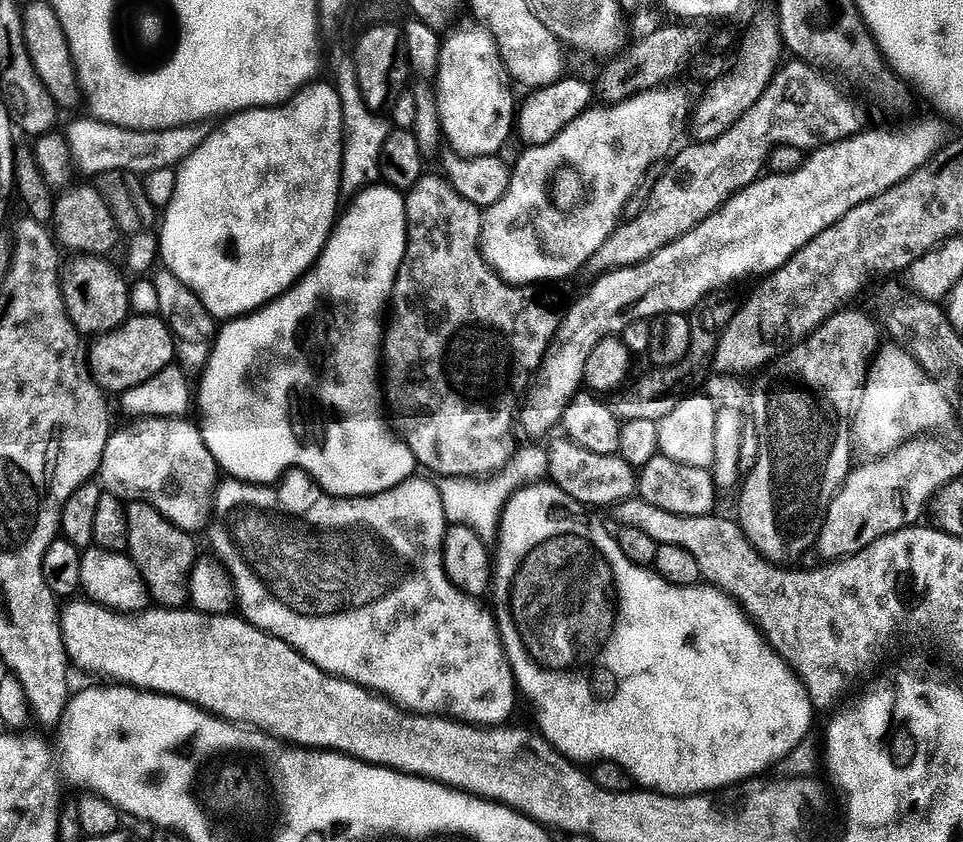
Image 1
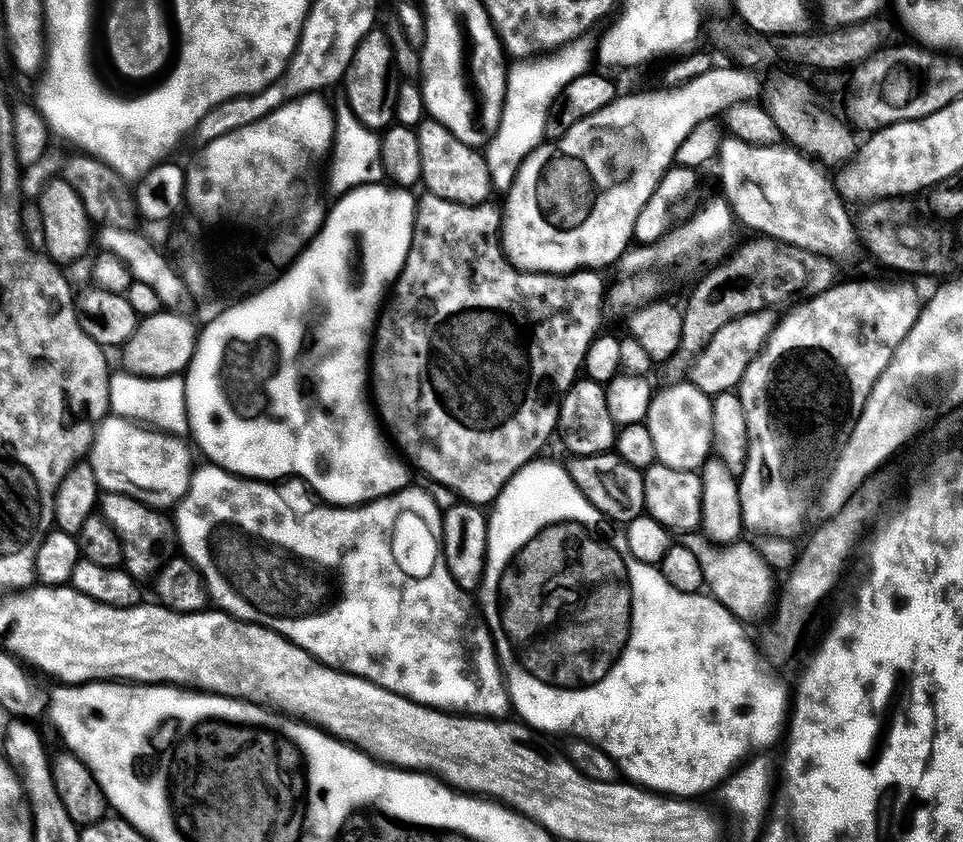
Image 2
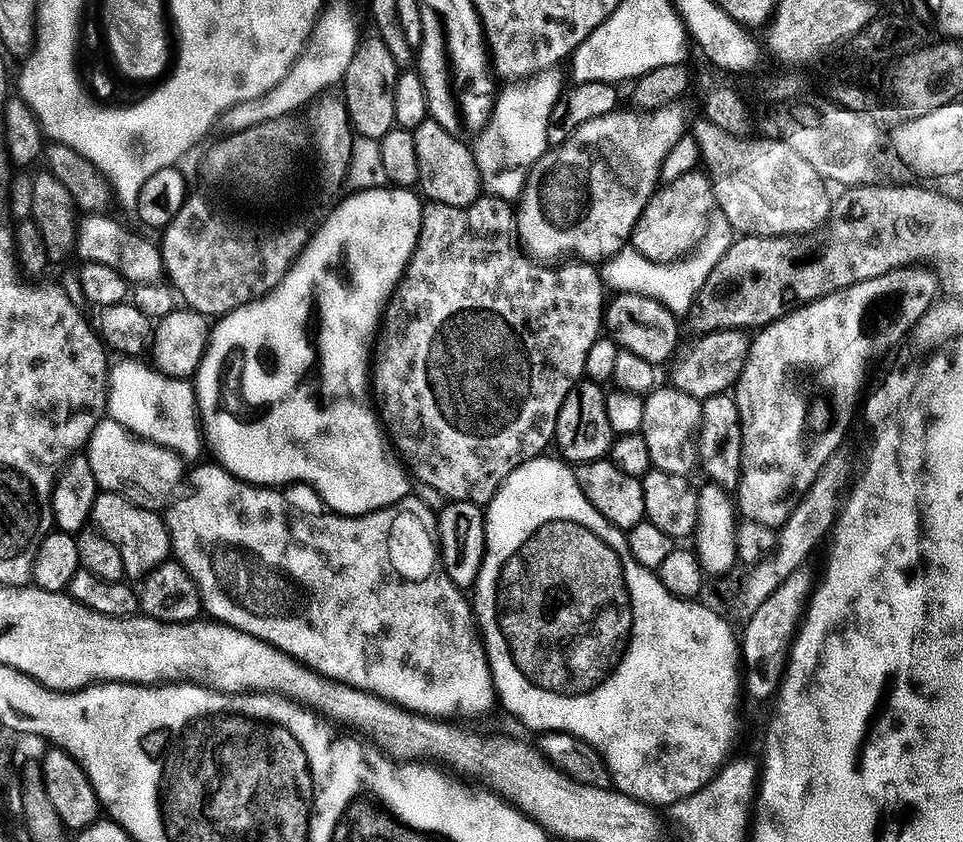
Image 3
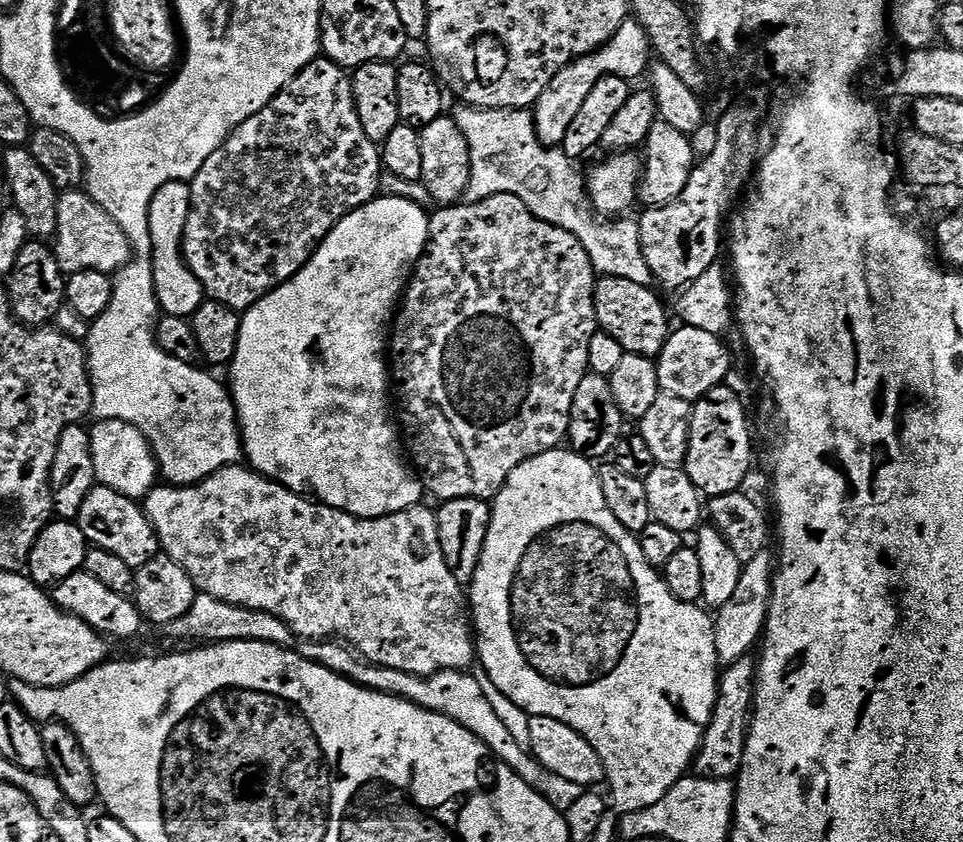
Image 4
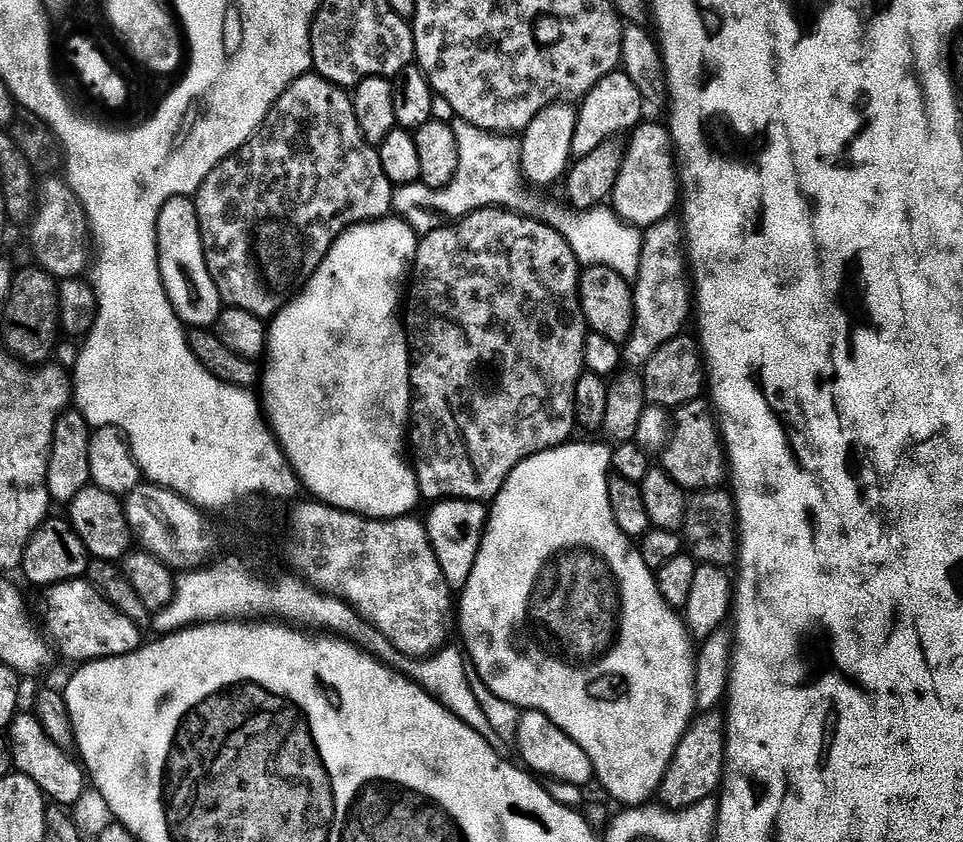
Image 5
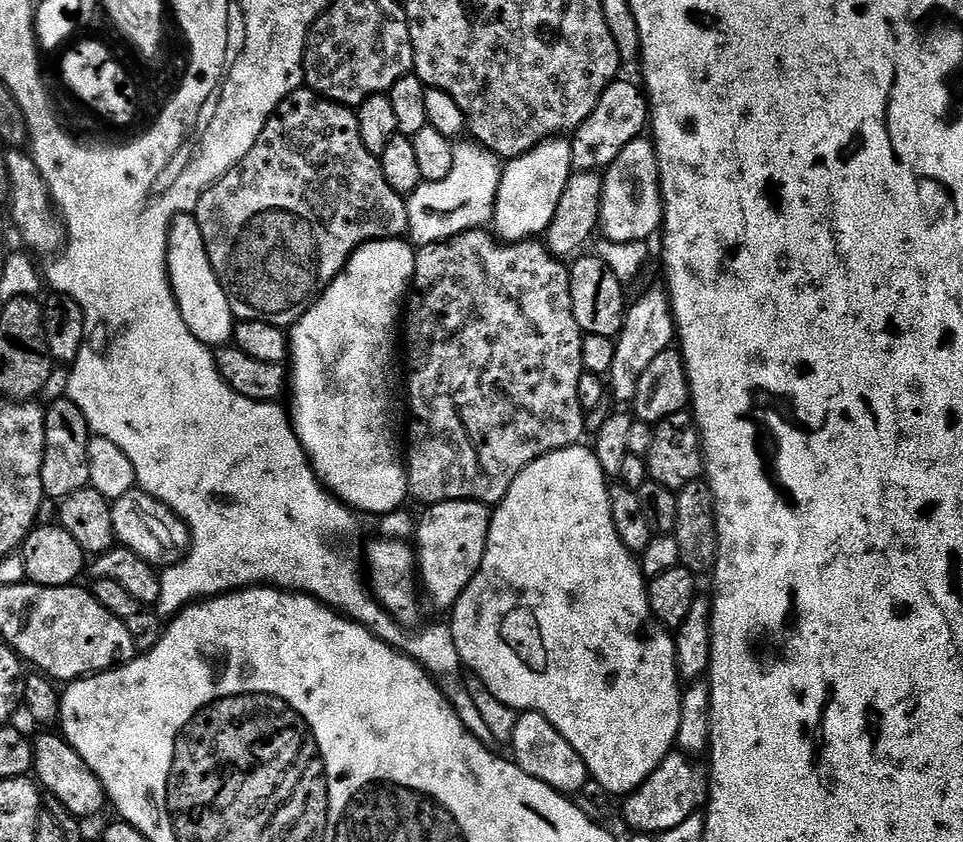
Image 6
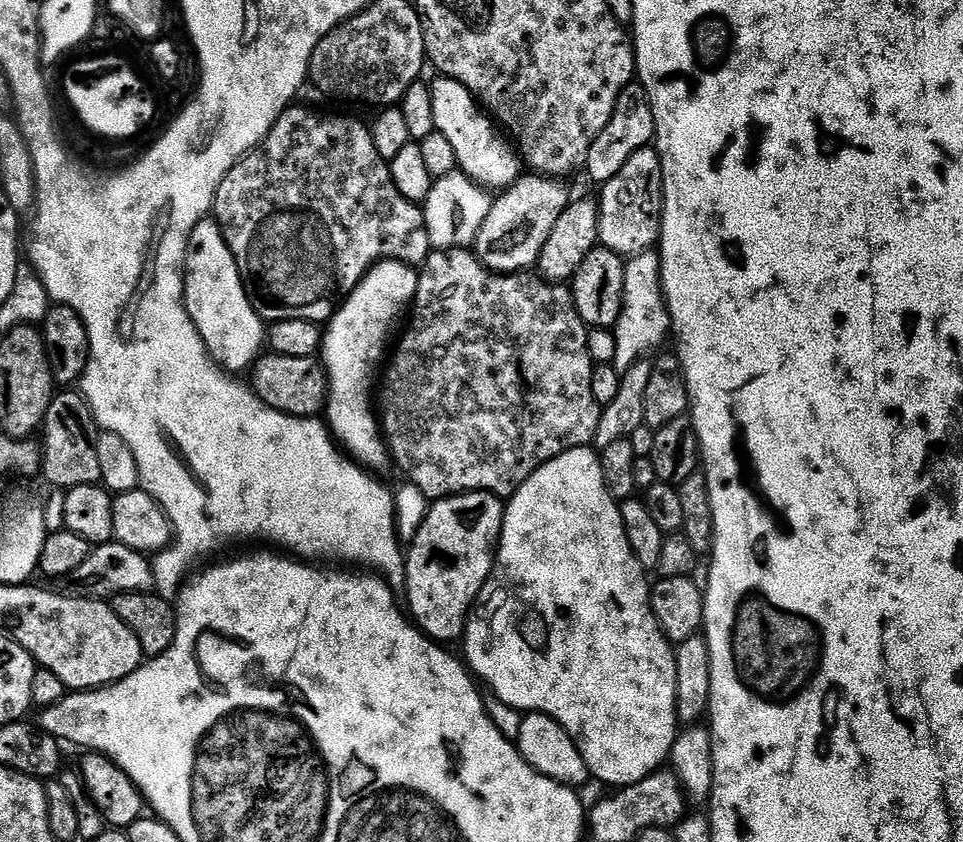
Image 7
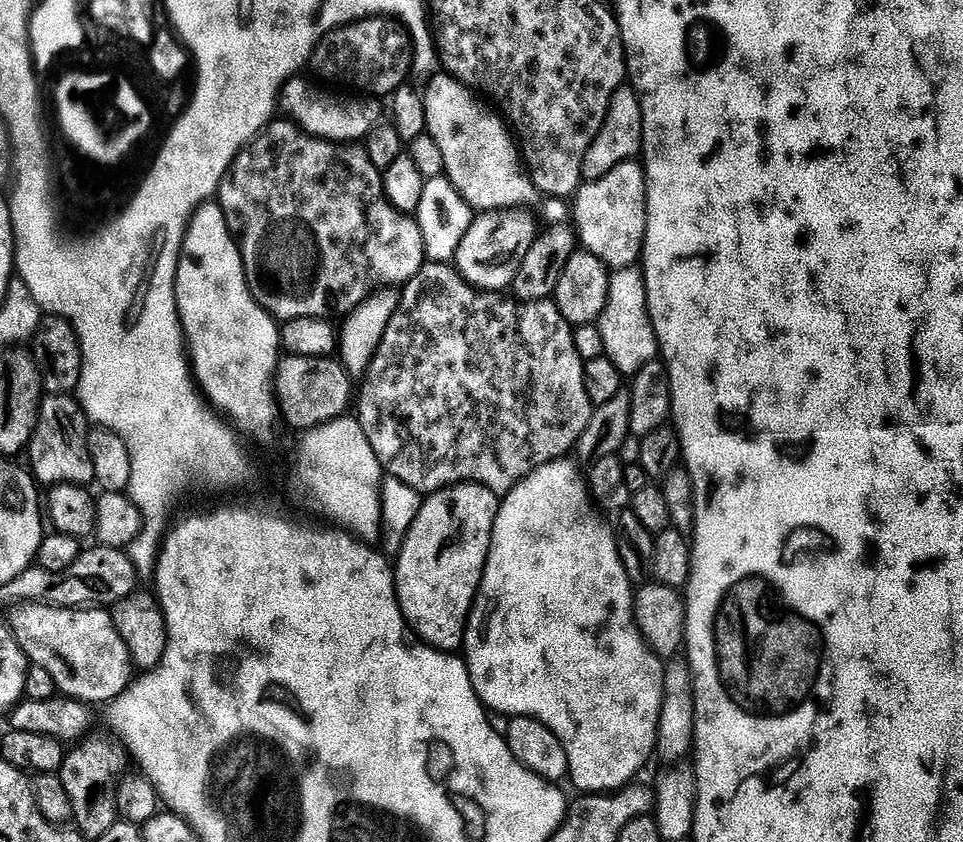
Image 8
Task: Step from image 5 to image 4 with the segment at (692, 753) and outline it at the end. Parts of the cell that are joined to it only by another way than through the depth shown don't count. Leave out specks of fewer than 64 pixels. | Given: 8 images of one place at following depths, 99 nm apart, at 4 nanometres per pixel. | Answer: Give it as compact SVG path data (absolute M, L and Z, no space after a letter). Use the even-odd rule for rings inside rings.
M748 658L738 660L727 665L719 673L716 705L694 761L694 772L697 777L706 780L731 781L740 771L744 747L748 741L757 669L757 665L753 661L751 664L750 661L751 659Z

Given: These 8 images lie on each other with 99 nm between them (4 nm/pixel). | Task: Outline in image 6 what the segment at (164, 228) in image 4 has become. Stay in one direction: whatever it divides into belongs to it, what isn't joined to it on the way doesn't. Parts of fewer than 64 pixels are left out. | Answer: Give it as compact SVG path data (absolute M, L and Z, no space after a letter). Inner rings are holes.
M184 213L172 220L171 230L168 231L167 266L172 292L190 332L210 348L227 345L233 339L236 319L230 310L225 290L218 282L213 267L210 266L202 230L199 229L193 213Z

